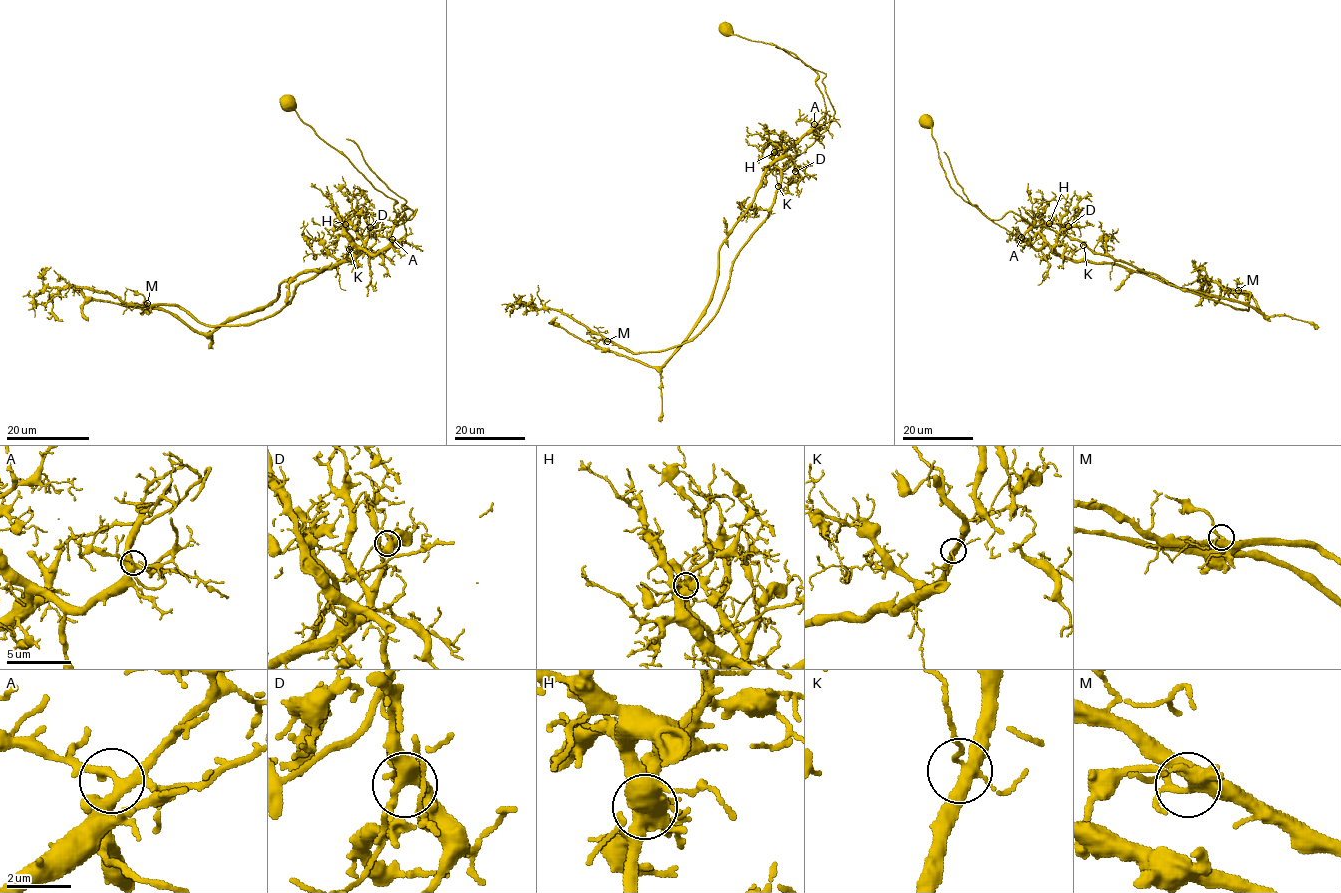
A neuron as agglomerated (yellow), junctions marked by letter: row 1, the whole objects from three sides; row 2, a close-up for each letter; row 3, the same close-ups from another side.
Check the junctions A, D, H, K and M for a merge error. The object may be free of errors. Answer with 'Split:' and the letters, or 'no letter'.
Split: H

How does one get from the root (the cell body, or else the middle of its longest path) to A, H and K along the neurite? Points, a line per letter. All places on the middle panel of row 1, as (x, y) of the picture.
A: (726, 28), (732, 34), (772, 43), (792, 52), (817, 74), (815, 84), (823, 98), (825, 113), (814, 124)
H: (726, 28), (792, 52), (817, 74), (825, 113), (789, 147), (773, 144), (774, 152)
K: (726, 28), (792, 52), (817, 74), (825, 113), (813, 126), (816, 139), (782, 171), (778, 186)

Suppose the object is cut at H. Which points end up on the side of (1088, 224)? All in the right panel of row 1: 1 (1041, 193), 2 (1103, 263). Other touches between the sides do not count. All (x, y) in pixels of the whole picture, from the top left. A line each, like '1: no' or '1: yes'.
1: yes
2: yes

